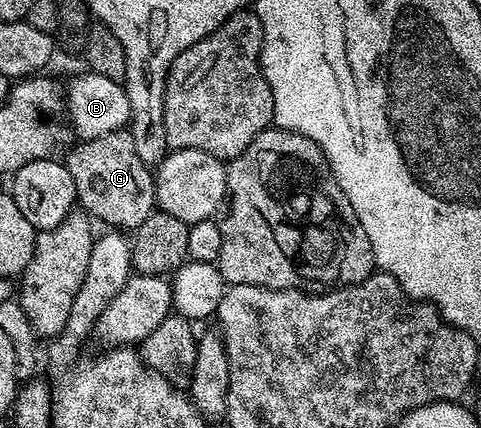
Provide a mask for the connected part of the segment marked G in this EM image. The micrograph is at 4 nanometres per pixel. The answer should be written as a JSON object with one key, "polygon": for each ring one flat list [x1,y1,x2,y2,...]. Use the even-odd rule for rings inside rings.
{"polygon":[[124,128,117,132,109,132,105,136,97,136,88,142,80,141,79,146,72,145,66,151,65,164,69,168,69,176,73,176,75,197,78,205,91,215,96,223,104,222,104,227,114,228,119,232,133,232,156,209,155,180,152,171,137,156,133,149,133,136,130,129]]}

